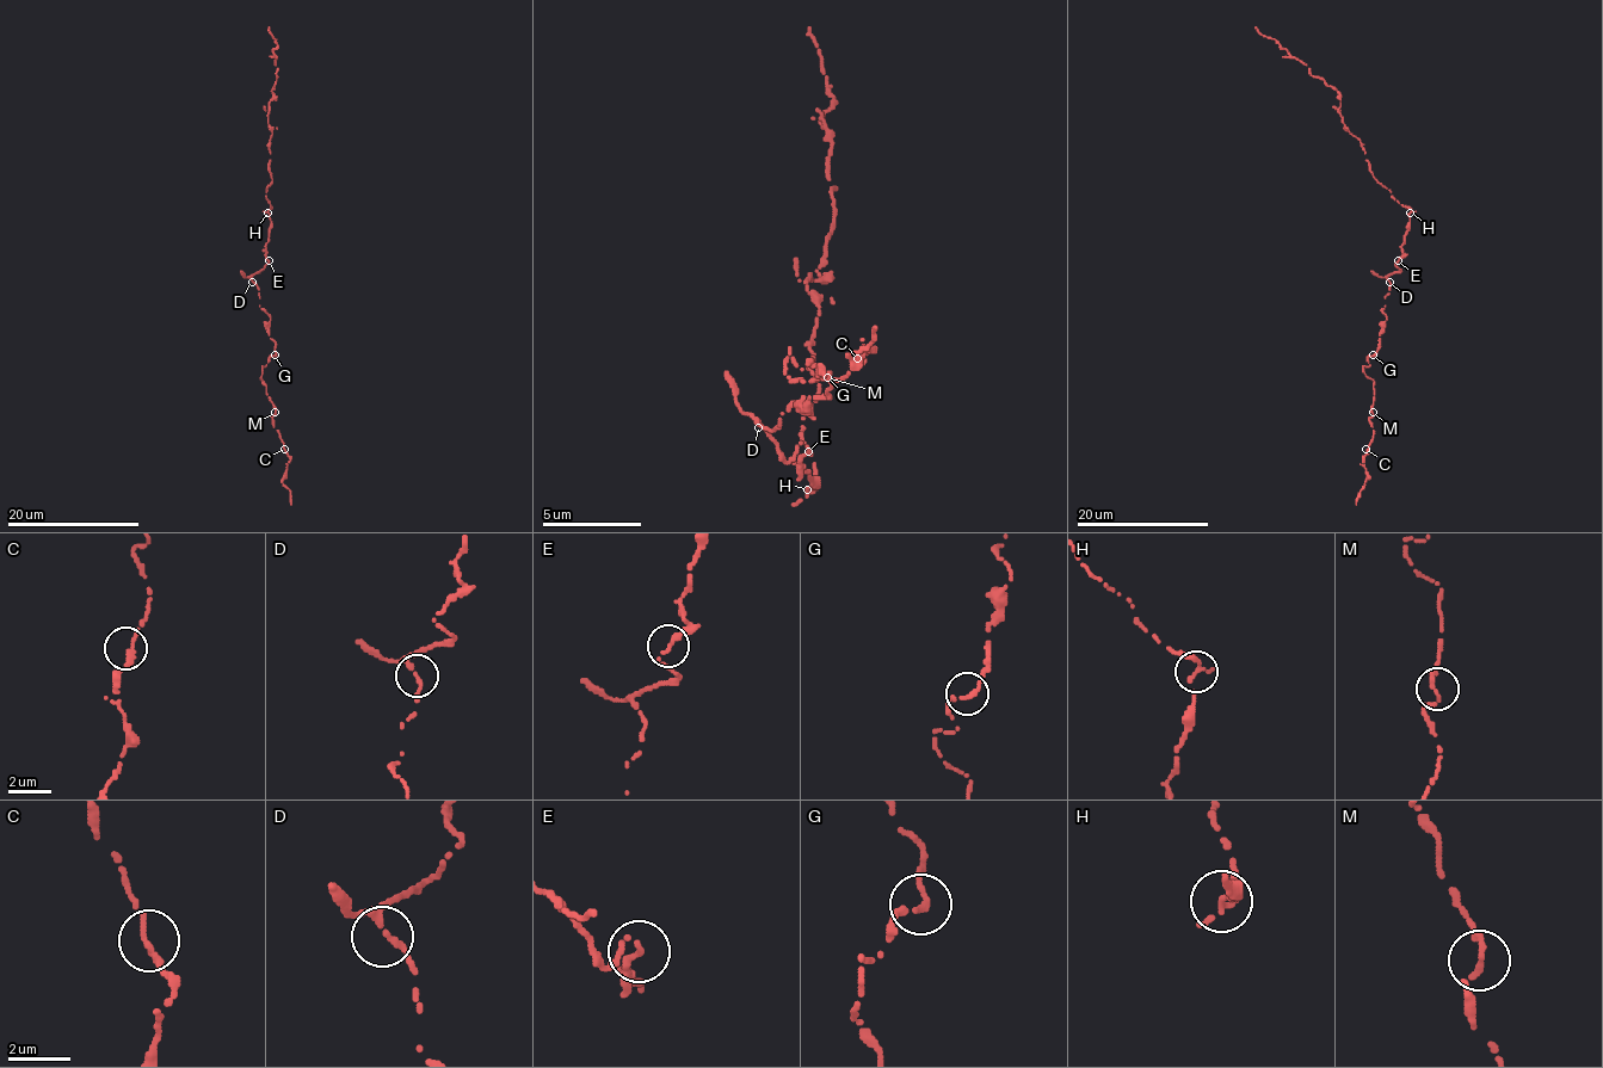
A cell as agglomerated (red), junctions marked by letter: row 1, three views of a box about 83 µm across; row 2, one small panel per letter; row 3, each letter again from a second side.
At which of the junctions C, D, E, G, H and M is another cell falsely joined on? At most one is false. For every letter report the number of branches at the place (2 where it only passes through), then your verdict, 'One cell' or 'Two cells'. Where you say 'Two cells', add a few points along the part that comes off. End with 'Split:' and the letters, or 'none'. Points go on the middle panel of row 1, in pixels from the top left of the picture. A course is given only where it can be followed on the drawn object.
C: Branches: 1. One cell
D: Branches: 3. One cell
E: Branches: 2. One cell
G: Branches: 2. One cell
H: Branches: 3. One cell
M: Branches: 2. One cell
Split: none

